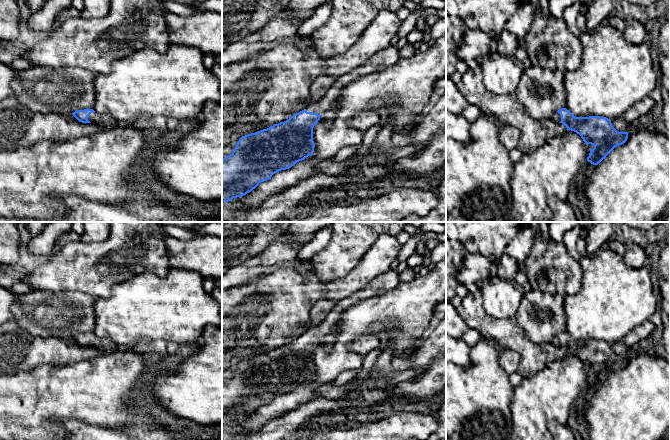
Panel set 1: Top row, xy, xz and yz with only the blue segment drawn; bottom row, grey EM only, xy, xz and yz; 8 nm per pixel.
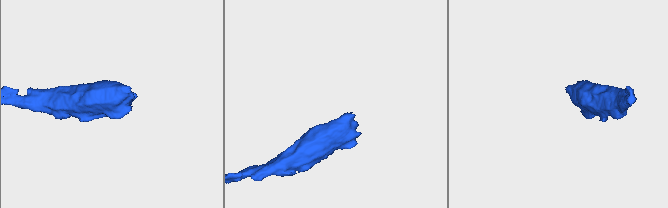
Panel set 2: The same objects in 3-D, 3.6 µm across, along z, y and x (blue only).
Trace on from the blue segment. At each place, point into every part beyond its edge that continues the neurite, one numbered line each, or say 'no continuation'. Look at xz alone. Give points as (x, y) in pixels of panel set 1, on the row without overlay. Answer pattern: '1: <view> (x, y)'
1: xz (388, 281)

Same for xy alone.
1: xy (93, 341)

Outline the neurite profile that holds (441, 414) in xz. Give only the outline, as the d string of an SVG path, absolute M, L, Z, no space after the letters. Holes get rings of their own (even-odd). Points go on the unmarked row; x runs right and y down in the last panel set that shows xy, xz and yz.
M446 394L436 416L439 419L439 423L438 428L434 433L426 439L411 438L408 440L446 440Z

